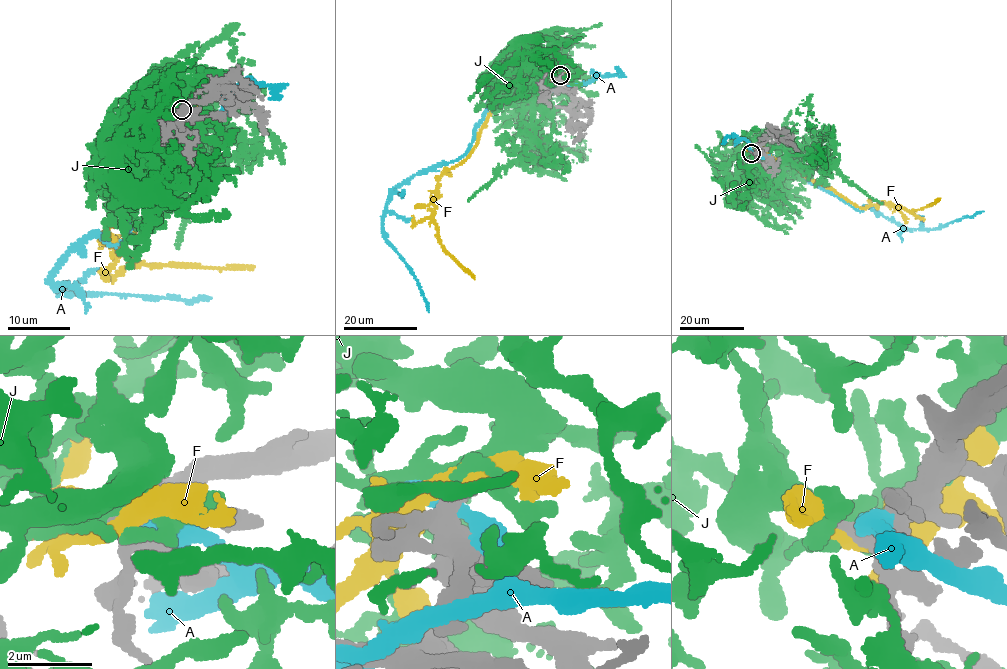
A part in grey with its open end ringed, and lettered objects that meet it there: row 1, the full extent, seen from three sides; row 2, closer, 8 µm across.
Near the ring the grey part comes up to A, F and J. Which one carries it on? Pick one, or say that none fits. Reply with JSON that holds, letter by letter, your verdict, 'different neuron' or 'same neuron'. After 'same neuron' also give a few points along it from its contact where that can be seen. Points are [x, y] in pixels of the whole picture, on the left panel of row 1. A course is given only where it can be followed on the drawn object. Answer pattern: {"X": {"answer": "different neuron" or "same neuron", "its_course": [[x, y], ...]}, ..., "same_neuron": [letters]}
{"A": {"answer": "different neuron"}, "F": {"answer": "different neuron"}, "J": {"answer": "same neuron", "its_course": [[181, 111], [111, 121], [103, 154], [92, 148], [139, 111], [198, 101], [238, 76], [227, 36], [195, 62]]}, "same_neuron": ["J"]}

